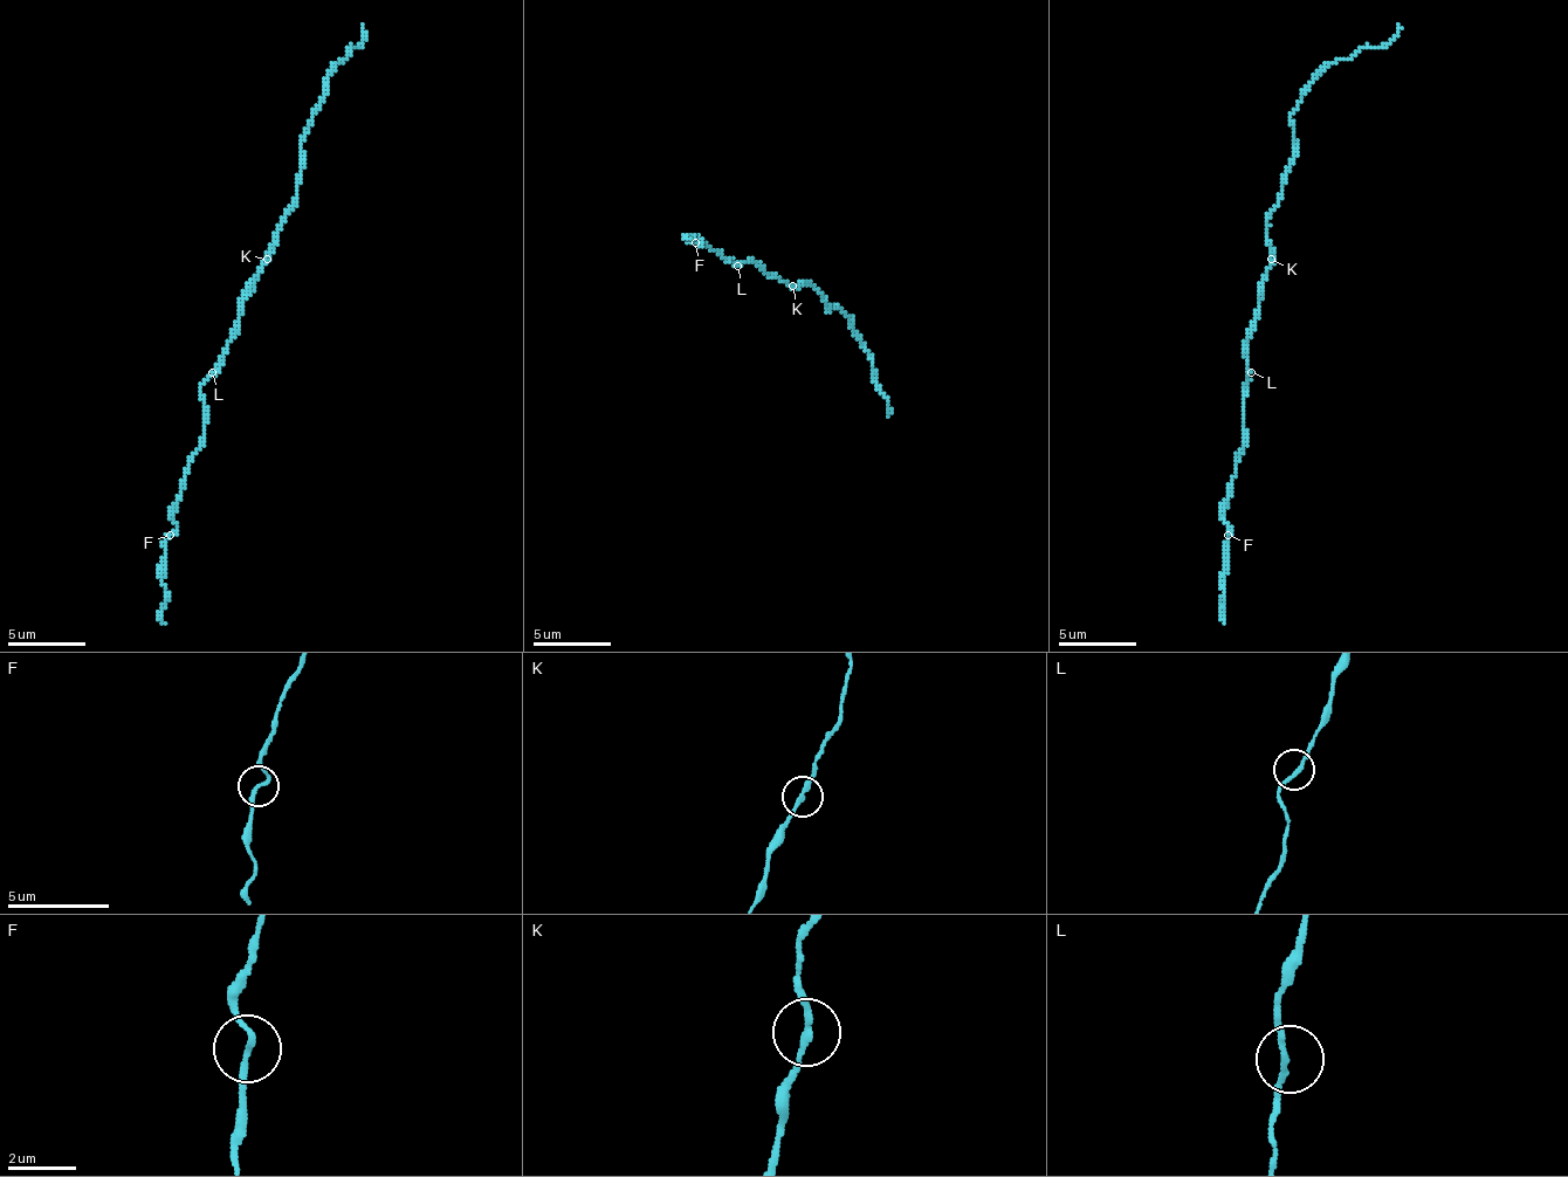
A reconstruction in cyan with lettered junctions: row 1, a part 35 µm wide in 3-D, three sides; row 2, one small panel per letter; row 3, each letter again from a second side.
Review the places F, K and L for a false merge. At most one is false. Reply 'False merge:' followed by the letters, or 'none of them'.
False merge: none of them

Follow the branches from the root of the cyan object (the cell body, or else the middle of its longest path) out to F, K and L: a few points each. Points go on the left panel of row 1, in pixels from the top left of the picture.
F: (250, 295), (224, 364), (200, 387), (204, 446), (188, 465), (173, 515), (177, 527), (170, 535)
K: (250, 295), (250, 280), (266, 260)
L: (250, 295), (242, 303), (239, 330), (227, 345), (224, 360), (212, 372)

